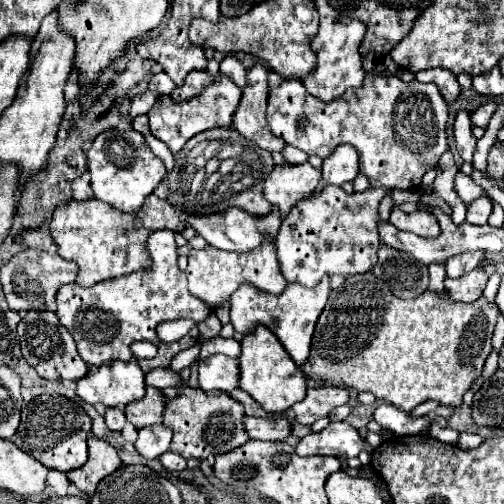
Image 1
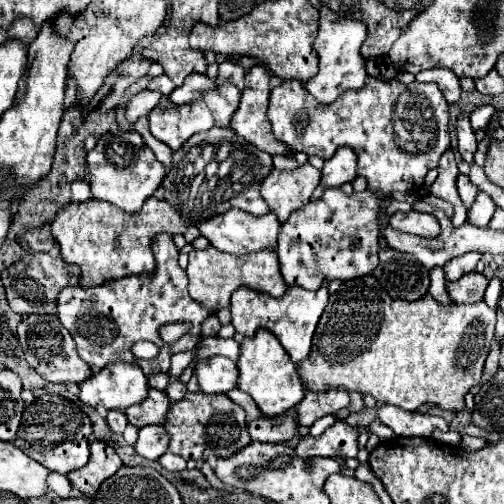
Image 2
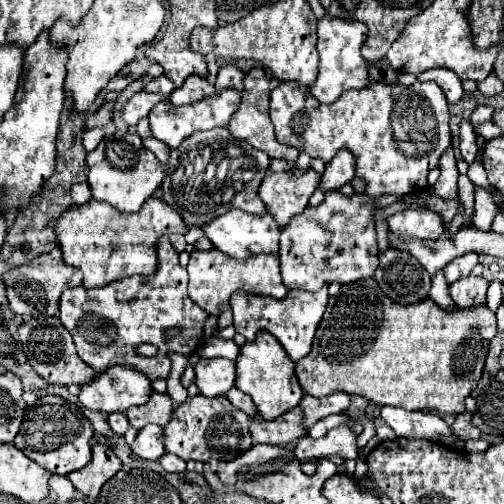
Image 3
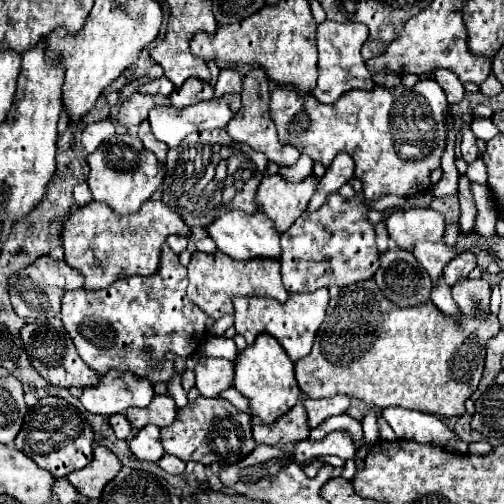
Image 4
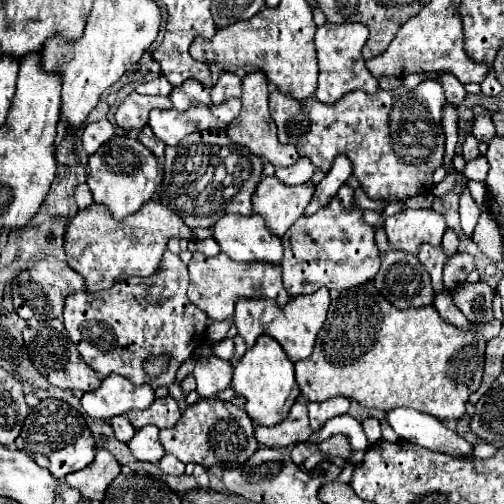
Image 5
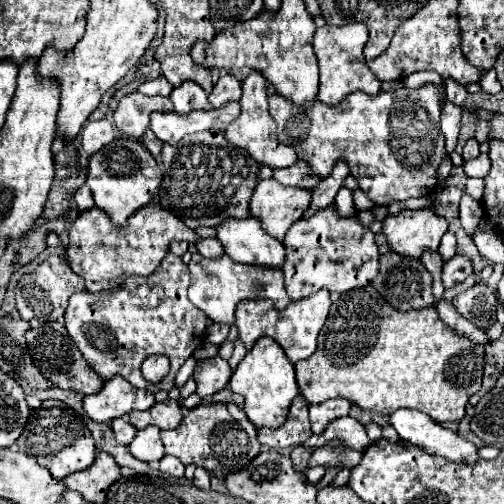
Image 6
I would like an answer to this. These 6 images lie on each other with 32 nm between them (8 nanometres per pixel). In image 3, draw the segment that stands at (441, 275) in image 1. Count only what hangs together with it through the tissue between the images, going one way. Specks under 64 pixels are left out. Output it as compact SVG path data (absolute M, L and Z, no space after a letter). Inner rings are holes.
M438 274L438 278L432 278L432 296L430 296L440 308L444 308L444 310L456 310L456 304L452 302L452 298L450 298L450 292L448 292L448 284L446 284L446 280Z

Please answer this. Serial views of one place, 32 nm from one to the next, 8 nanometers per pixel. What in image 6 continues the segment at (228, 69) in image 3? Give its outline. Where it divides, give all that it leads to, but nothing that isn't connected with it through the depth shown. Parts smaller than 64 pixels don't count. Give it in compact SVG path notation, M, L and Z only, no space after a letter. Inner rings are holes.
M224 74L220 76L214 90L208 94L208 102L212 108L222 108L228 102L238 102L240 94L242 94L240 82L232 74Z

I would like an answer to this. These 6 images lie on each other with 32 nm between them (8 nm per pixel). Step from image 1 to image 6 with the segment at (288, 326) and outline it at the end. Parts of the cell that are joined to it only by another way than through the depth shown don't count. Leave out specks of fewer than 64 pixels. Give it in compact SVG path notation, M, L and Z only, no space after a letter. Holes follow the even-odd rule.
M320 290L316 296L290 302L288 308L284 308L284 312L278 312L270 300L244 300L236 308L236 328L246 350L250 350L258 338L268 336L284 348L290 362L298 362L314 354L316 344L318 344L318 334L328 318L330 304L332 304L330 294L326 290Z

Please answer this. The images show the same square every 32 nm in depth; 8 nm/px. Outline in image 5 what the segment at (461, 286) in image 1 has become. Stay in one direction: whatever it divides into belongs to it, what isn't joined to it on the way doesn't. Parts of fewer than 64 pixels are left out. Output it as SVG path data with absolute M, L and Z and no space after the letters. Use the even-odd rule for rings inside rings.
M474 282L462 290L456 290L452 296L458 310L472 322L472 324L486 324L494 320L492 300L494 290L486 282Z

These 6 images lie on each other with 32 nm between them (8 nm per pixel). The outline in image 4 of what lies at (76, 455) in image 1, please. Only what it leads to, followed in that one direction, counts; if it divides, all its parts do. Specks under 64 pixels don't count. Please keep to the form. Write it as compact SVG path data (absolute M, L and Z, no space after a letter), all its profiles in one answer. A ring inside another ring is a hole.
M46 396L28 410L24 426L14 440L16 448L30 456L40 468L46 468L54 478L64 478L74 470L82 470L92 460L94 432L82 412L62 398Z

